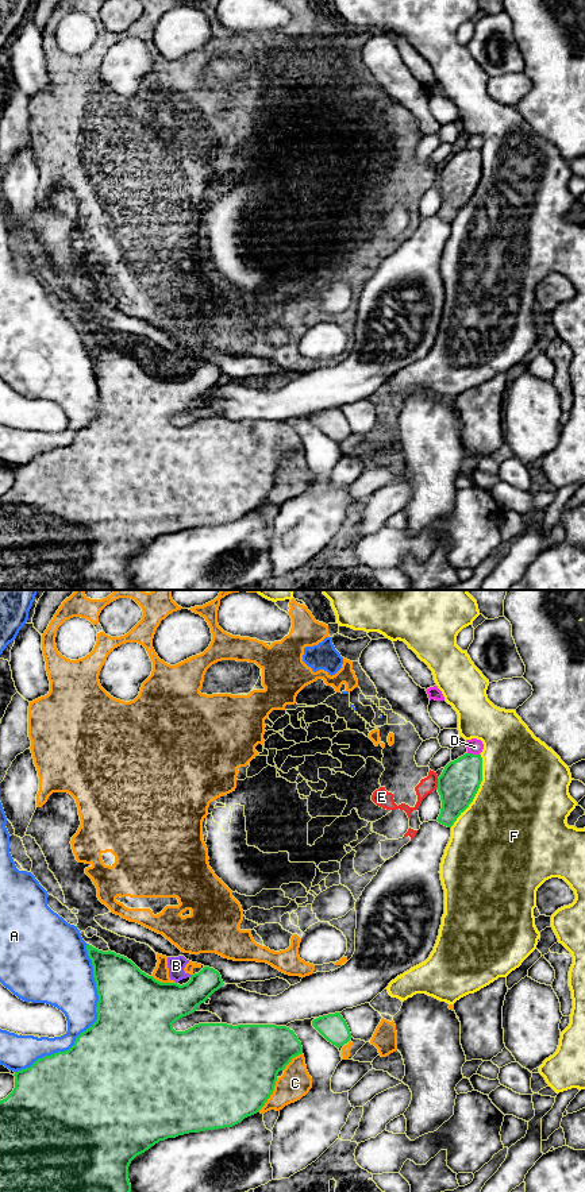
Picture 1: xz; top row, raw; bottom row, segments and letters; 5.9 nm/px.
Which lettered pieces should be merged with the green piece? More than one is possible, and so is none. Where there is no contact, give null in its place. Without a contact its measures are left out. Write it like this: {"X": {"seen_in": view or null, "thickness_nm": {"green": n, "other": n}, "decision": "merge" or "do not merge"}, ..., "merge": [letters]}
{"A": {"seen_in": "xz", "thickness_nm": {"green": 500, "other": 280}, "decision": "do not merge"}, "B": {"seen_in": null, "decision": "do not merge"}, "C": {"seen_in": "xz", "thickness_nm": {"green": 500, "other": 180}, "decision": "do not merge"}, "D": {"seen_in": "xz", "thickness_nm": {"green": 240, "other": 90}, "decision": "do not merge"}, "E": {"seen_in": "xz", "thickness_nm": {"green": 240, "other": 90}, "decision": "do not merge"}, "F": {"seen_in": "xz", "thickness_nm": {"green": 240, "other": 500}, "decision": "do not merge"}, "merge": []}

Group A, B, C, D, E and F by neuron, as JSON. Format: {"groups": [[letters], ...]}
{"groups": [["A"], ["B", "C", "E"], ["D"], ["F"]]}

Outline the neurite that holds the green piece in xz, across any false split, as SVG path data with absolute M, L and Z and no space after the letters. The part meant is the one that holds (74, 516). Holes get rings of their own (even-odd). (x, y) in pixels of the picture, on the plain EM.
M86 340L93 360L99 397L96 417L82 427L74 440L65 447L38 454L30 463L15 467L15 483L0 495L0 590L130 590L128 562L131 556L159 536L189 528L232 522L251 512L265 501L274 486L277 470L284 466L293 452L303 448L301 437L293 425L276 420L227 420L199 418L185 427L176 427L173 418L196 406L224 378L218 366L204 362L190 371L186 379L161 378L142 367L131 355L115 347L103 347Z

